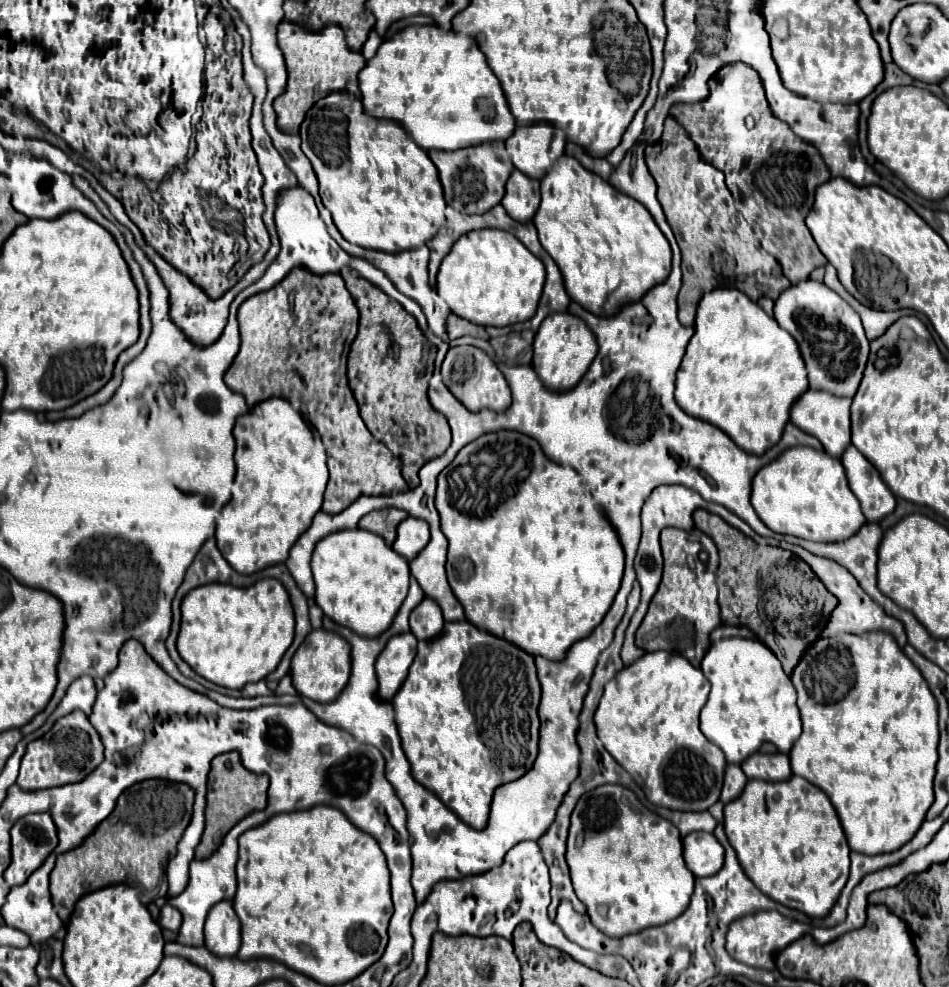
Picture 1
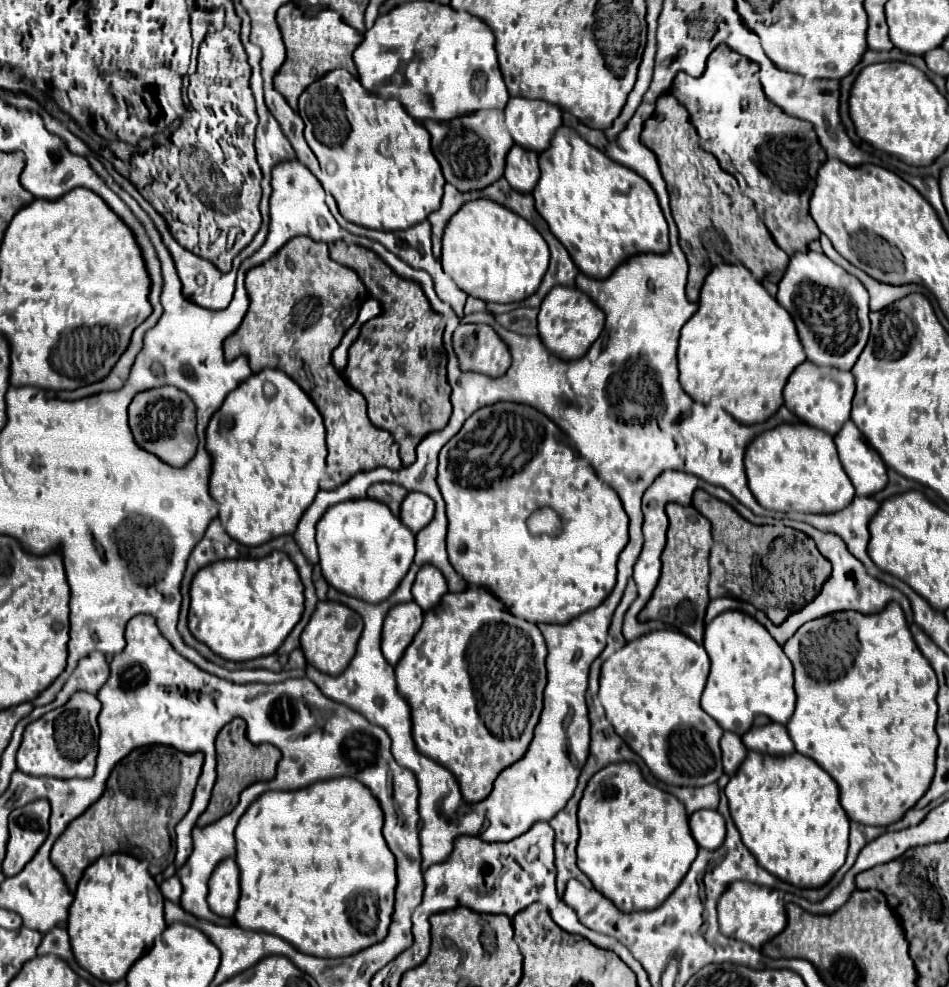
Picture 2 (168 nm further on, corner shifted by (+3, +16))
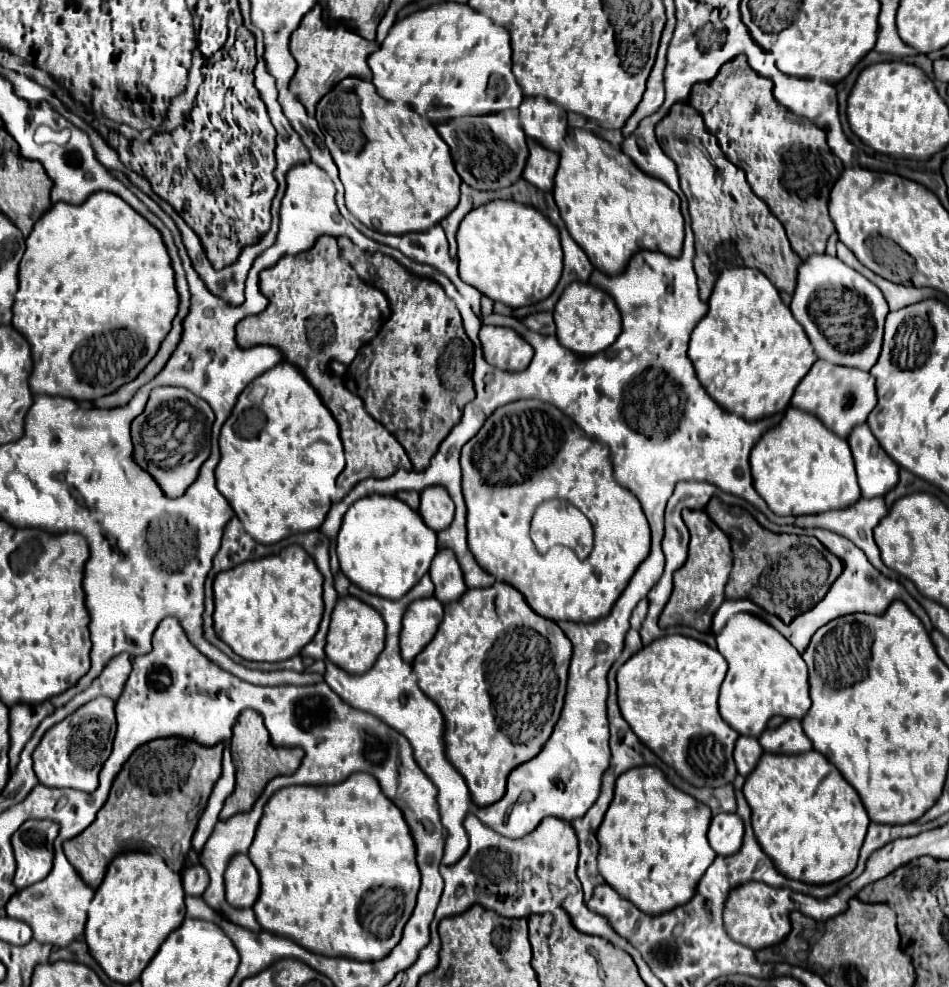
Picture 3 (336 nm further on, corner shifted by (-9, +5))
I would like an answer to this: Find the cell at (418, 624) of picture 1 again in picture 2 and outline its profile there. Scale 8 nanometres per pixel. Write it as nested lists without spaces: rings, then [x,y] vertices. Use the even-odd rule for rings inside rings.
[[[423,566],[413,584],[413,602],[421,606],[423,612],[437,606],[441,596],[447,592],[447,582],[443,574],[433,566]]]

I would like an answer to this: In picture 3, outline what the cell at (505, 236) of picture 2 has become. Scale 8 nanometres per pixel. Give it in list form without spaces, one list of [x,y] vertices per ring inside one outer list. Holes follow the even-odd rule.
[[[509,199],[489,201],[469,211],[459,225],[457,245],[461,279],[513,309],[549,297],[563,271],[559,229],[539,209]]]

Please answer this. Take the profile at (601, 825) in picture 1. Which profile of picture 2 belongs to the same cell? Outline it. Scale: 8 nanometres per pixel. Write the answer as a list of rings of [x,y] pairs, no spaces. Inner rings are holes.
[[[611,764],[593,774],[579,802],[577,818],[577,866],[591,880],[593,888],[597,888],[597,892],[601,892],[607,900],[613,900],[613,904],[621,912],[653,910],[661,906],[663,900],[667,900],[669,894],[681,884],[699,850],[687,826],[687,814],[683,804],[671,794],[647,784],[637,764]]]

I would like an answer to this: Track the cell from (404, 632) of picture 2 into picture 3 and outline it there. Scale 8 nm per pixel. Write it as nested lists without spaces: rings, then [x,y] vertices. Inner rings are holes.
[[[435,597],[417,599],[409,605],[403,617],[401,629],[401,657],[411,663],[415,655],[433,639],[439,623],[443,619],[443,603]]]

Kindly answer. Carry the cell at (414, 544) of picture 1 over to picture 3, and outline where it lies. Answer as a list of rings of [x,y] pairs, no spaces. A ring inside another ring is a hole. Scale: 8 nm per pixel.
[[[433,485],[433,487],[427,487],[421,491],[419,513],[423,515],[423,519],[429,527],[433,527],[435,531],[443,531],[453,521],[455,505],[453,505],[453,499],[449,497],[449,493],[445,491],[445,487]]]

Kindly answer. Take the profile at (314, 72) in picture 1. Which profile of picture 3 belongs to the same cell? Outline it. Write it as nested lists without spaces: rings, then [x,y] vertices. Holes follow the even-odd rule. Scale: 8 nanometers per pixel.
[[[315,5],[301,21],[301,27],[297,31],[293,31],[293,35],[291,35],[291,53],[299,67],[291,79],[289,89],[305,105],[305,109],[311,117],[315,117],[315,107],[321,101],[321,97],[325,93],[329,93],[341,79],[361,77],[365,81],[371,81],[371,69],[367,65],[367,57],[379,49],[377,41],[367,41],[361,35],[357,35],[341,25],[337,25],[337,27],[325,25],[321,13],[323,13],[323,7]]]

